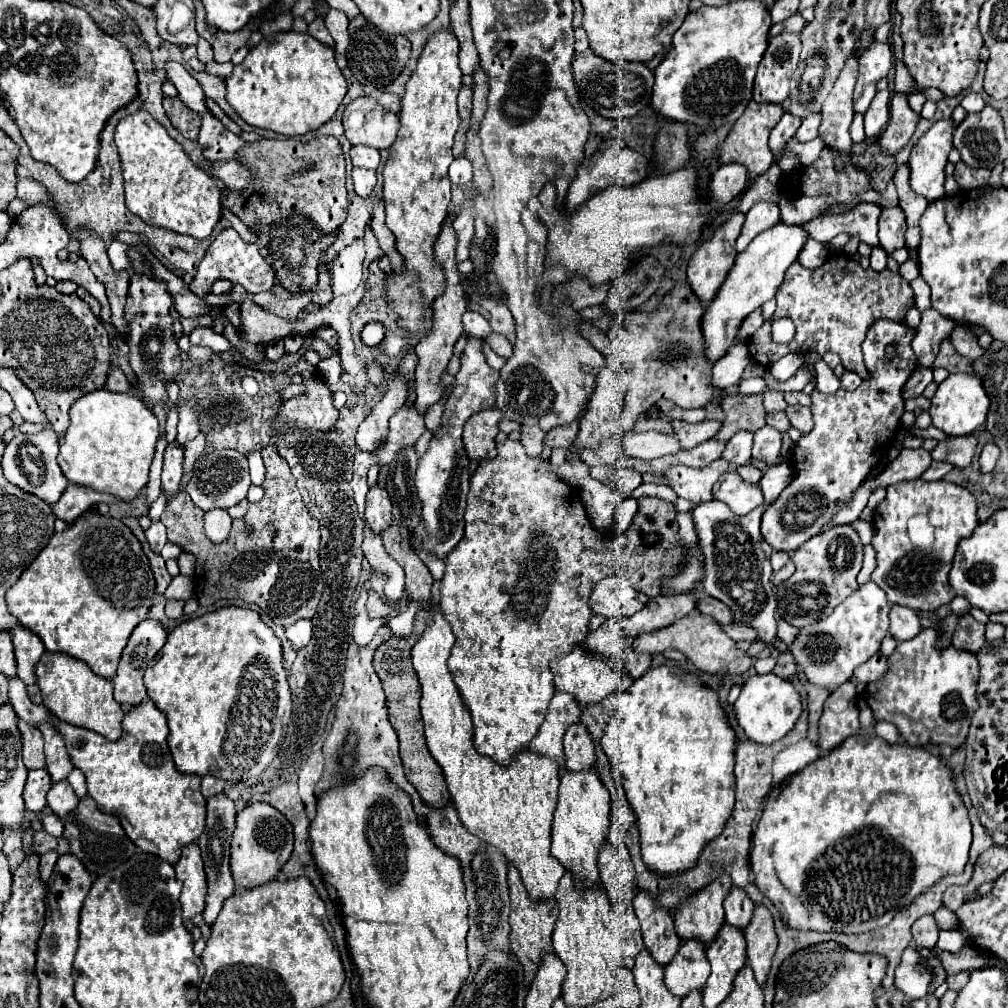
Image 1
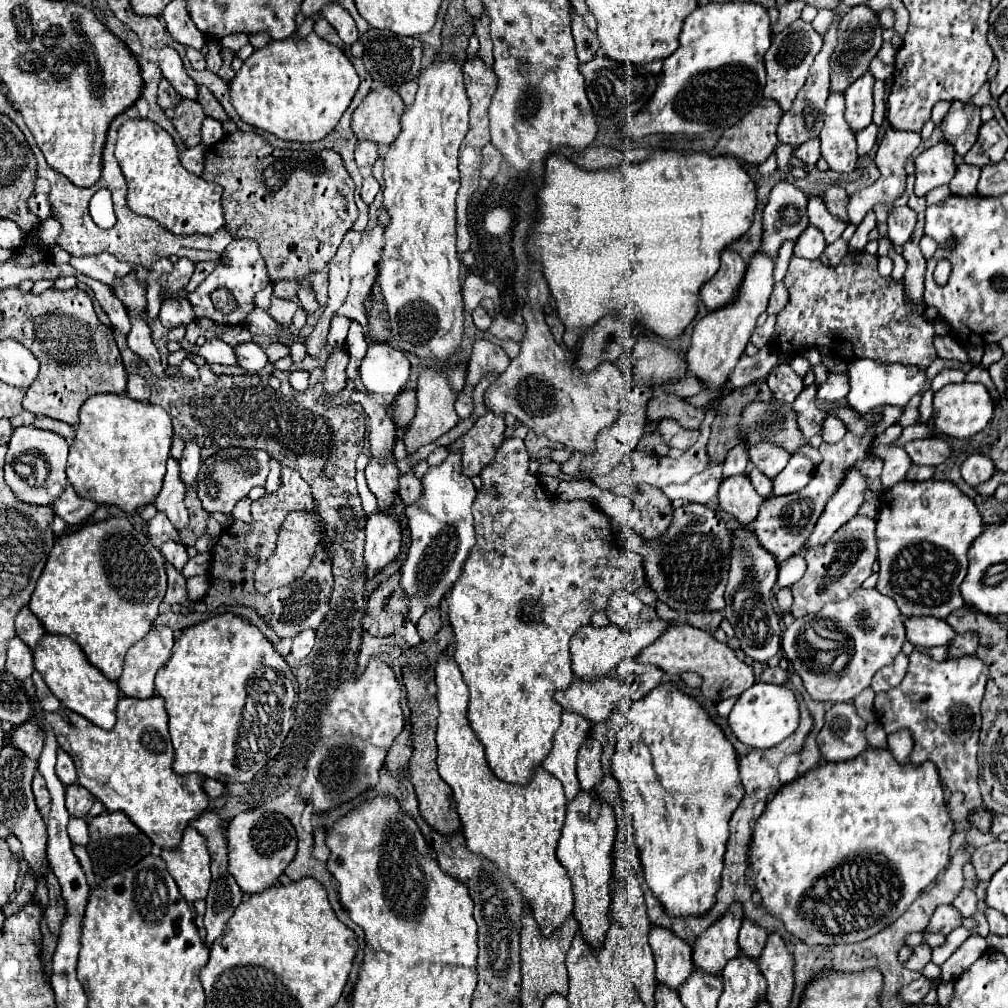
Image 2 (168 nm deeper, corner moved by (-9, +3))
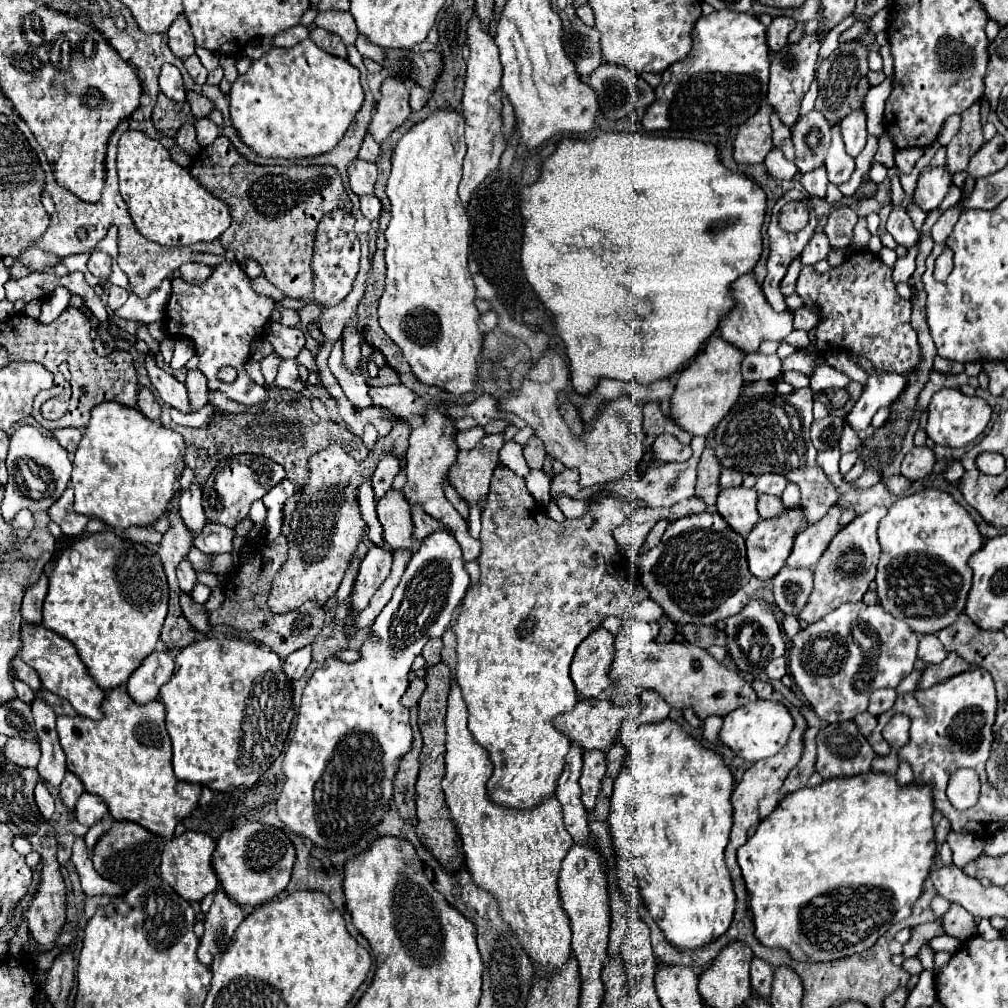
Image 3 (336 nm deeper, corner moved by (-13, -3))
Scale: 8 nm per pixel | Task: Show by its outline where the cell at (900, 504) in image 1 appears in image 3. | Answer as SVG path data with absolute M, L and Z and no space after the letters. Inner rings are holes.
M923 489L919 493L897 499L879 525L881 561L877 569L877 593L883 609L905 621L915 633L937 633L949 627L965 609L965 599L971 589L969 557L983 547L983 537L971 515L945 491Z

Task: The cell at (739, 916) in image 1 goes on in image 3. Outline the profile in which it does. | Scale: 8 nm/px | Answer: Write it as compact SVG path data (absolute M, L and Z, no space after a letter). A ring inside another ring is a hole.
M753 957L753 961L751 961L751 987L753 987L753 991L767 999L771 995L771 981L773 981L773 967L767 961Z

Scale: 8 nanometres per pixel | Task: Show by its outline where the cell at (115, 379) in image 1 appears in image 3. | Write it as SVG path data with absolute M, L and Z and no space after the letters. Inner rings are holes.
M141 387L141 389L139 389L137 409L139 409L145 417L151 417L151 419L159 419L159 415L161 415L161 407L159 407L157 399L153 397L151 389L147 389L147 387Z

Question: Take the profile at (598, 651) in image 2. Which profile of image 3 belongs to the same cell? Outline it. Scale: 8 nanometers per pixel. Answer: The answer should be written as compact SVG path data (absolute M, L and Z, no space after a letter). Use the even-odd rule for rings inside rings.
M599 627L577 647L571 663L571 679L583 697L601 699L613 687L613 681L609 679L611 663L615 659L613 641L613 635Z

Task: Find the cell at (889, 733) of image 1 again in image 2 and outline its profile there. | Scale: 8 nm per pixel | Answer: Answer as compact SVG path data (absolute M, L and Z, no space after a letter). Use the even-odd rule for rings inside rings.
M897 731L897 733L889 735L887 743L889 743L889 751L897 759L897 763L905 763L913 749L913 739L911 739L909 731Z

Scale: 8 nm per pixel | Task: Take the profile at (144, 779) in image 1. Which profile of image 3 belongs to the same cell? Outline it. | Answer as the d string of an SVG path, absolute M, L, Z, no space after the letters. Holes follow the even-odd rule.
M117 687L117 689L113 689L113 691L107 693L103 709L105 709L105 711L103 711L105 717L103 717L101 721L91 721L91 719L81 717L81 715L75 715L75 717L57 717L57 733L59 733L61 747L63 747L65 755L67 755L67 769L69 769L71 773L75 773L75 775L83 781L85 791L89 791L89 793L93 793L93 795L99 795L99 797L105 801L105 805L107 805L109 813L113 815L113 819L117 819L117 821L135 821L135 823L143 825L145 829L149 829L151 833L159 835L161 839L169 841L169 839L175 835L175 827L197 807L203 785L191 785L191 783L185 783L185 781L177 781L177 777L175 777L175 773L173 773L173 767L171 767L171 739L169 739L167 729L165 729L165 707L163 707L163 703L157 701L157 699L141 707L141 705L137 705L137 703L127 695L127 691L125 691L123 687Z

